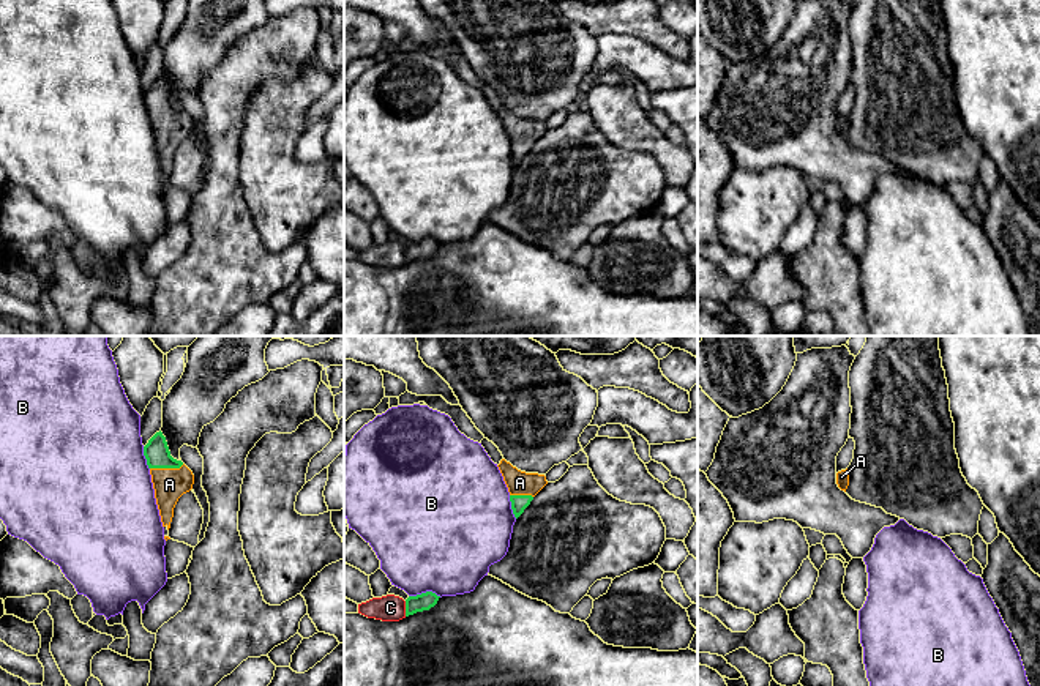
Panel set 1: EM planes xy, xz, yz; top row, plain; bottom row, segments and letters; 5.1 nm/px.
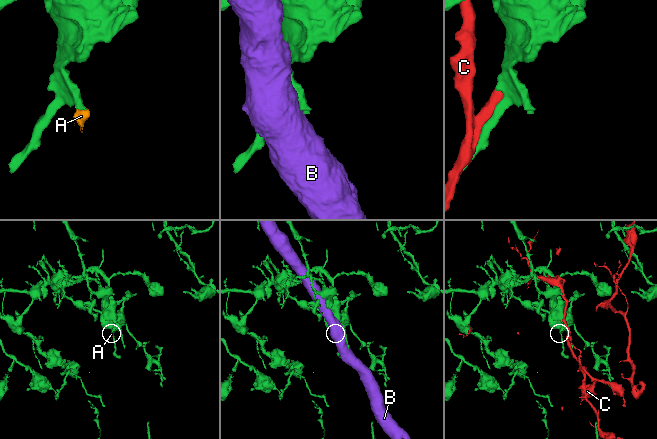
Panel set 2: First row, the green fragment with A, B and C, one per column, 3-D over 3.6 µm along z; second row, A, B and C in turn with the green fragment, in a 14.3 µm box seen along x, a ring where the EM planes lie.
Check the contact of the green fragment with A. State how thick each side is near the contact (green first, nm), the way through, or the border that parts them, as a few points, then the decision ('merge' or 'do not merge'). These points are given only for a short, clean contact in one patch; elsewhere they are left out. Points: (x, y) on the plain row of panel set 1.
130/170 nm | across xy (157, 98), (158, 106), (166, 114), (169, 131) | merge

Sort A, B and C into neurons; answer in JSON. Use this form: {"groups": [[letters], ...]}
{"groups": [["A"], ["B"], ["C"]]}

